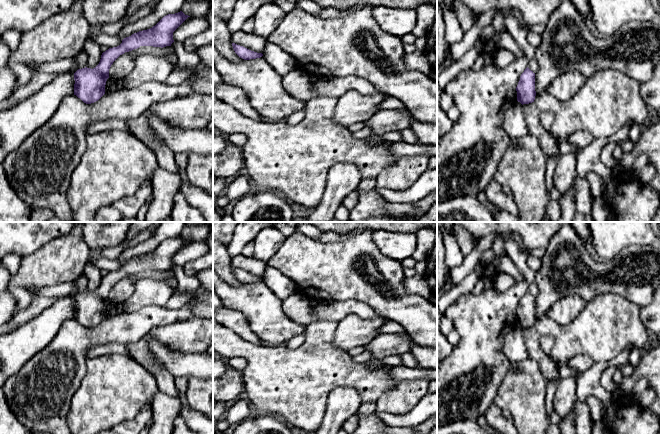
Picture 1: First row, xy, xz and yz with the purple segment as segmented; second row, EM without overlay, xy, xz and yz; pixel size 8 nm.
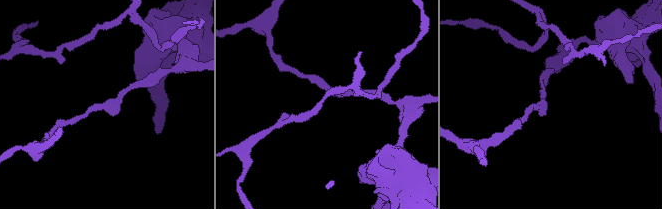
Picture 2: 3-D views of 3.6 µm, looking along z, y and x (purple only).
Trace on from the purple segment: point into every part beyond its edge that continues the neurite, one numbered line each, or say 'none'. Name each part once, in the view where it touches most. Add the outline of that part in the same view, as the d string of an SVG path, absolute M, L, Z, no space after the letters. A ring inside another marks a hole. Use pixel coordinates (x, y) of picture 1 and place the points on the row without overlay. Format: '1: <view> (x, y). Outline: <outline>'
none

